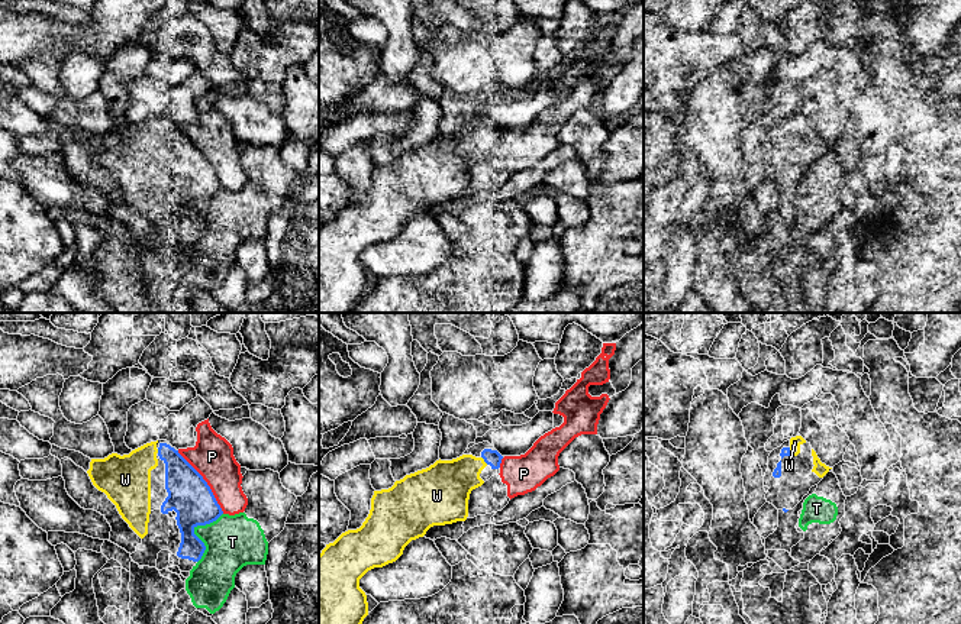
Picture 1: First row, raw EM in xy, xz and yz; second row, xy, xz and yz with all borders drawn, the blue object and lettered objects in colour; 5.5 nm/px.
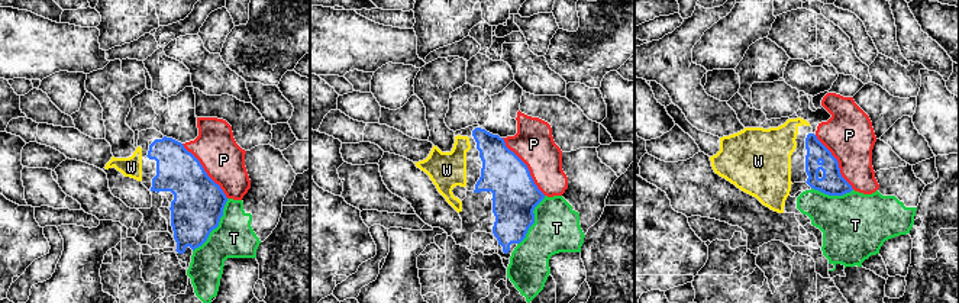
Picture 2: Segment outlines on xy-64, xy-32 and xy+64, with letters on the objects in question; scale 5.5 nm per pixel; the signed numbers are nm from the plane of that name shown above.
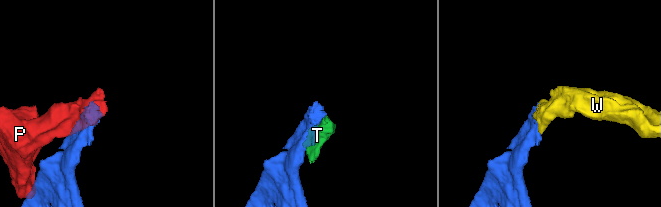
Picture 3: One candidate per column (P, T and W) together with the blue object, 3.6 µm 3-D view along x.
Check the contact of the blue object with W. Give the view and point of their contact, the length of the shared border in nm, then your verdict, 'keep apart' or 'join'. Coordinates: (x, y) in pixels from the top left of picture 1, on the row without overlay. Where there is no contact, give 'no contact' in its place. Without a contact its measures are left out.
meets blue in xz at (484, 136); contact 60 nm long; join

